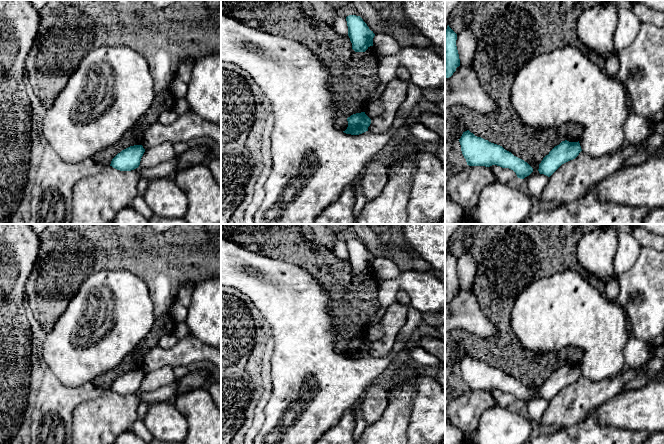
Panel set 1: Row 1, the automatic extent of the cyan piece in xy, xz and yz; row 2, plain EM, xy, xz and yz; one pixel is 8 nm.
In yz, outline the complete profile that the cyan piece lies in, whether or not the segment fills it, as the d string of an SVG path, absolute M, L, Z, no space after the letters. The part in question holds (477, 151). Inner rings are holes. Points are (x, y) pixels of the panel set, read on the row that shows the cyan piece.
M469 130L463 132L459 142L462 154L469 166L497 165L509 168L520 179L524 179L533 172L533 168L524 160L514 156L500 145L475 136Z

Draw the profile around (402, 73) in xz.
M400 66L396 71L396 76L400 80L407 80L410 81L411 74L408 69L404 66Z

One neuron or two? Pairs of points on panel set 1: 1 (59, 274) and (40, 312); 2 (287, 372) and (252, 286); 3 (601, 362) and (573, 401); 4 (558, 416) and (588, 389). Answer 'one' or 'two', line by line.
1: one
2: one
3: two
4: one

